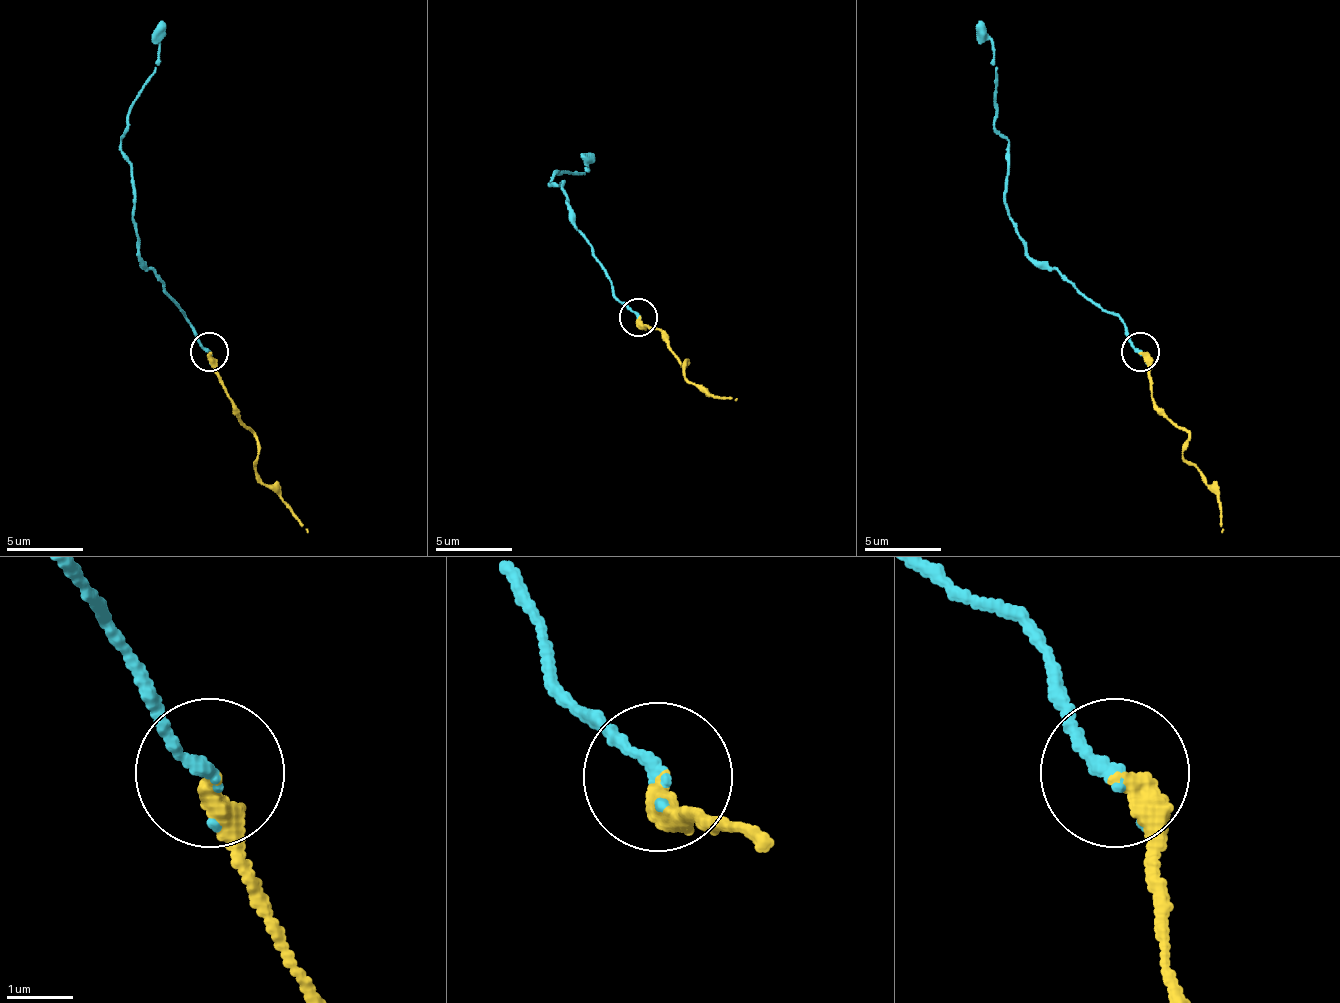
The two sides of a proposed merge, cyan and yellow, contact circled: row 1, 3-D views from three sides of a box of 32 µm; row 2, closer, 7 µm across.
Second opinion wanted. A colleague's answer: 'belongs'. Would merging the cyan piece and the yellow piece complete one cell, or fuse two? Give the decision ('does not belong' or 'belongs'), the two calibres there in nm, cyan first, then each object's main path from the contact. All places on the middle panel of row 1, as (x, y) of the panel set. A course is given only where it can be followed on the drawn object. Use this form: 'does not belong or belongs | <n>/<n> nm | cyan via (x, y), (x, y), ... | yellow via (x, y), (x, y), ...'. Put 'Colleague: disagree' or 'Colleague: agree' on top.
Colleague: agree
belongs | 200/360 nm | cyan via (639, 318), (612, 291), (608, 272), (574, 218), (562, 183), (551, 179), (558, 172), (585, 172), (593, 156) | yellow via (639, 318), (658, 329), (685, 364), (685, 360), (685, 376), (708, 395), (735, 399)

